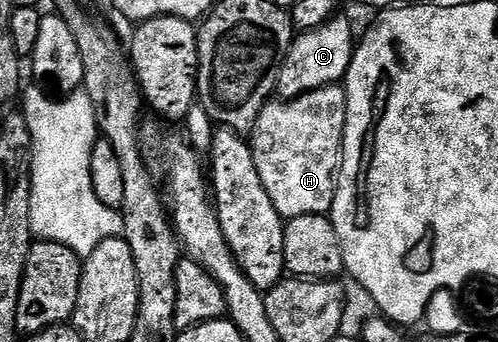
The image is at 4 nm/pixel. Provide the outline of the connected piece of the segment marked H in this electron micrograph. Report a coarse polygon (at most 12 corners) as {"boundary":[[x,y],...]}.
{"boundary":[[344,85],[269,102],[255,168],[282,219],[328,215]]}

